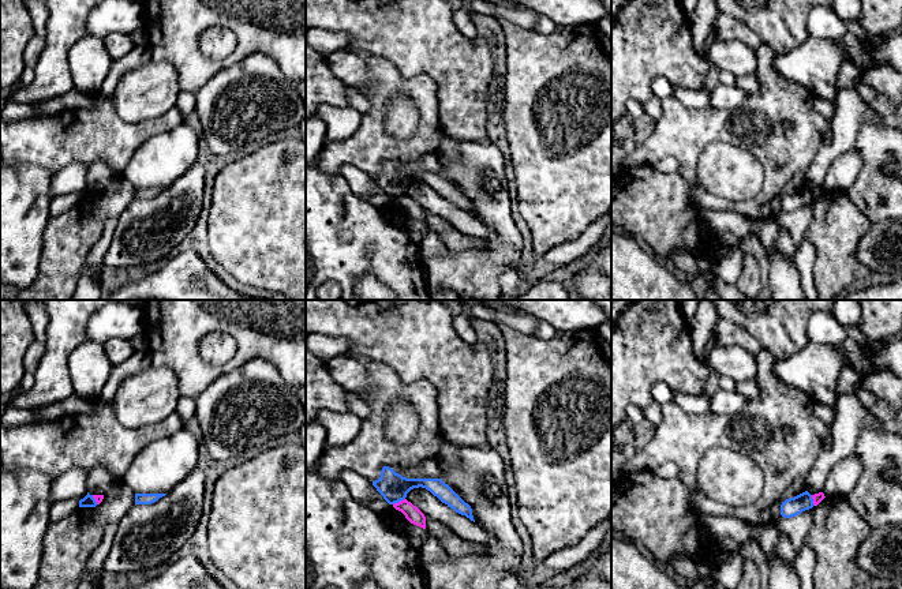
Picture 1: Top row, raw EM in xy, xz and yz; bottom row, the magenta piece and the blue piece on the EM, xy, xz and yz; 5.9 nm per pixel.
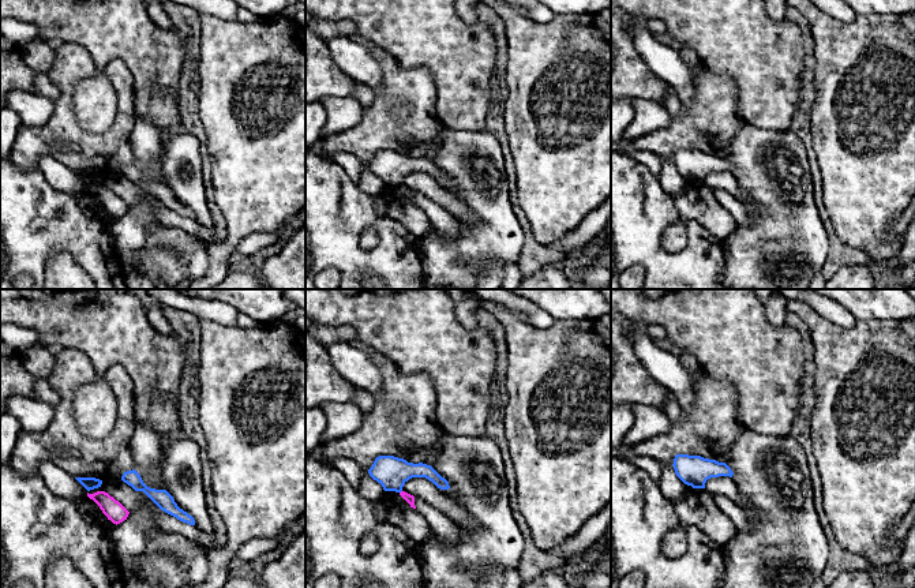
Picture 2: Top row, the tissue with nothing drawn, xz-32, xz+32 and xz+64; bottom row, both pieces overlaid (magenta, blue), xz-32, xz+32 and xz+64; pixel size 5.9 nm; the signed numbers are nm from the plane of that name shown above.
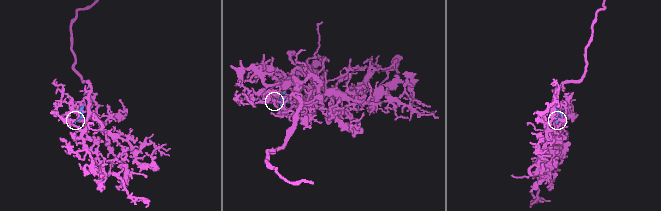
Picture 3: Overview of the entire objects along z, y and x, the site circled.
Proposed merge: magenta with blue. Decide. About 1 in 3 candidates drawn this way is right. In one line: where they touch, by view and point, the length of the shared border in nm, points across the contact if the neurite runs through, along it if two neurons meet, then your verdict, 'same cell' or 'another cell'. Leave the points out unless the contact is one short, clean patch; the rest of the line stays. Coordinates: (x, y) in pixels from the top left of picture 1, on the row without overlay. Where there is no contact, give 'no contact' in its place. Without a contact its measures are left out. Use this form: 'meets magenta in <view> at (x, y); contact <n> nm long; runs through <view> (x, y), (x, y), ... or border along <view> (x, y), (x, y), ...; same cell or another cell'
meets magenta in xz at (399, 197); contact 80 nm long; border along xz (404, 192), (393, 199); another cell

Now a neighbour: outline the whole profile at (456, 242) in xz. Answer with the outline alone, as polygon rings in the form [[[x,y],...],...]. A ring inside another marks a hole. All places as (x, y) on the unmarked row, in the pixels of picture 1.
[[[426,211],[426,225],[443,239],[449,248],[449,255],[459,255],[468,250],[482,250],[486,245],[484,239],[469,237],[459,232],[442,217],[434,215],[428,211]]]

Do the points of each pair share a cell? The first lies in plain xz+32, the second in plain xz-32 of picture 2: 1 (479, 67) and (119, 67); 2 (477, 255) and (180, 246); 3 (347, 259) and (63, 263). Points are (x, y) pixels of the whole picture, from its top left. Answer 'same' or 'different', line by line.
1: different
2: different
3: different

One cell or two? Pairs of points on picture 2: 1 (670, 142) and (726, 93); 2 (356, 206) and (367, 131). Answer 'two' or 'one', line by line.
1: one
2: two

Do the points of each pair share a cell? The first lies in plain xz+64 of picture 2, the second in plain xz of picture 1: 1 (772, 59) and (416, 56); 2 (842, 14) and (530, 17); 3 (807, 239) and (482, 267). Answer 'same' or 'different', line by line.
1: same
2: different
3: same

